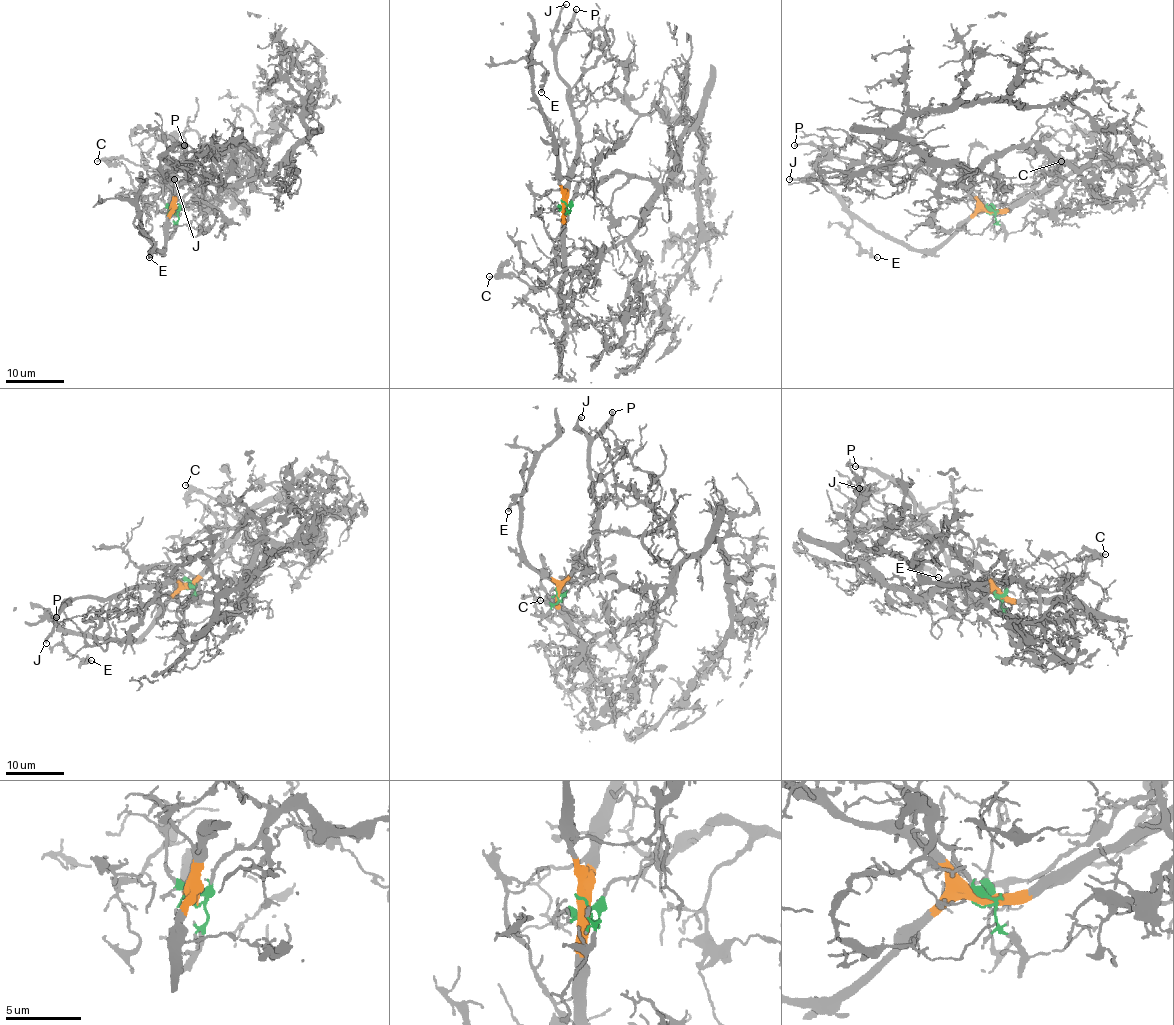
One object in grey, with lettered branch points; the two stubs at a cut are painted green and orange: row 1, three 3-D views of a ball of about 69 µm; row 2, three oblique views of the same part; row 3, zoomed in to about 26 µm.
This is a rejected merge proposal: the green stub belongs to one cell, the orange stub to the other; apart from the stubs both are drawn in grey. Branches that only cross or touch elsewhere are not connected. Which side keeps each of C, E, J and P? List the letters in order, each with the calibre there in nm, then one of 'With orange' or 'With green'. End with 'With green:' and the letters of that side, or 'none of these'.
C: Thickness 160 nm. With orange
E: Thickness 240 nm. With orange
J: Thickness 260 nm. With orange
P: Thickness 340 nm. With orange
With green: none of these

